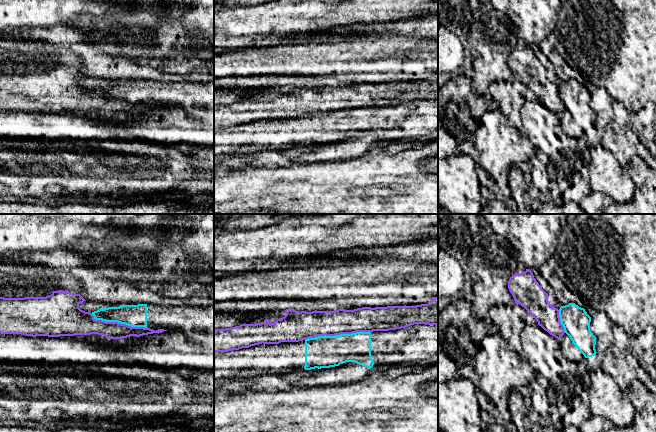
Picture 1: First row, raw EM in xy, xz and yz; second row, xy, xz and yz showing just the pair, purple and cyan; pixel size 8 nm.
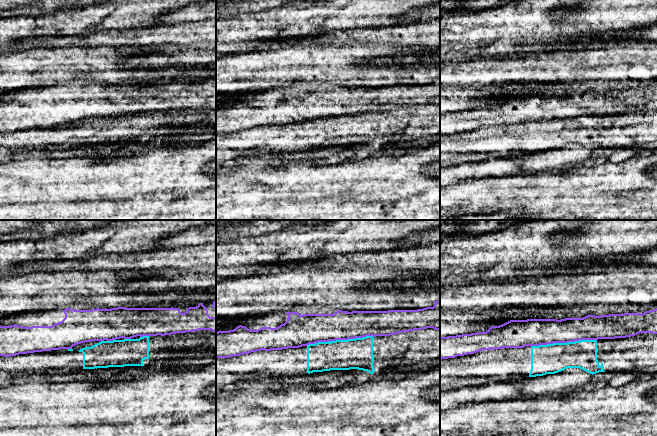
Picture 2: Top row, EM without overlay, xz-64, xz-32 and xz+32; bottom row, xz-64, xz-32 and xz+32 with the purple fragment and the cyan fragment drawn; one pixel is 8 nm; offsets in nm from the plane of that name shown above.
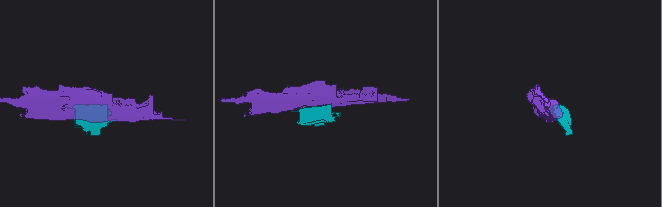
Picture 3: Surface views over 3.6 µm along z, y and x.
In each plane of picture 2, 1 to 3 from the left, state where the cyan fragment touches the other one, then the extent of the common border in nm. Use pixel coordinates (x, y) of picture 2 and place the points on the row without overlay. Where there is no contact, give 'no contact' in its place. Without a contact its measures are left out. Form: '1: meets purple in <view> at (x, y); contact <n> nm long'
1: meets purple in xz-64 at (144, 111); contact 70 nm long
2: meets purple in xz-32 at (339, 115); contact 550 nm long
3: meets purple in xz+32 at (563, 118); contact 550 nm long

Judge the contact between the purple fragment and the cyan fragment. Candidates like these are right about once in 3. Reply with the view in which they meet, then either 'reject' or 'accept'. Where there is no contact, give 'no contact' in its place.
xz | reject

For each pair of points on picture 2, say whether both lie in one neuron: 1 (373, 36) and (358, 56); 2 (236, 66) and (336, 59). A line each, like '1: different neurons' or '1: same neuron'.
1: different neurons
2: same neuron

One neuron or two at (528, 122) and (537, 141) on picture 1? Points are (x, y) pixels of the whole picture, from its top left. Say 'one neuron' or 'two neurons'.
one neuron

